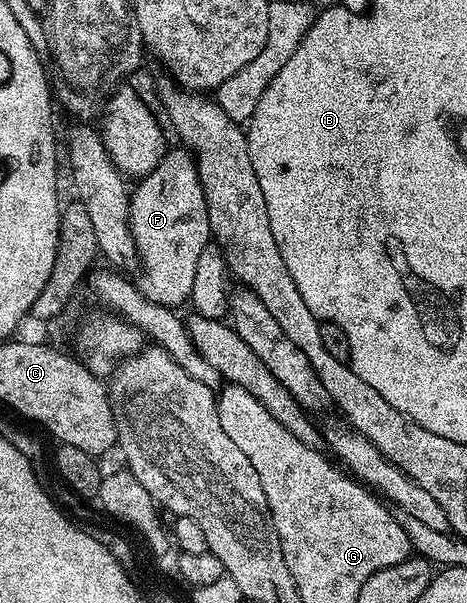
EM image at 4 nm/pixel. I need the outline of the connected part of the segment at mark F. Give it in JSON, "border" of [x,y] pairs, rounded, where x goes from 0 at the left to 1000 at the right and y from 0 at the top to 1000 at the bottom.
{"border":[[[364,247],[349,265],[340,265],[334,279],[283,310],[276,325],[276,376],[285,386],[300,446],[310,446],[310,456],[298,466],[302,486],[332,504],[388,511],[388,506],[405,501],[409,471],[418,471],[418,444],[426,438],[426,425],[435,425],[435,411],[450,406],[452,390],[443,325],[426,299],[420,267],[403,249],[377,247]]]}

